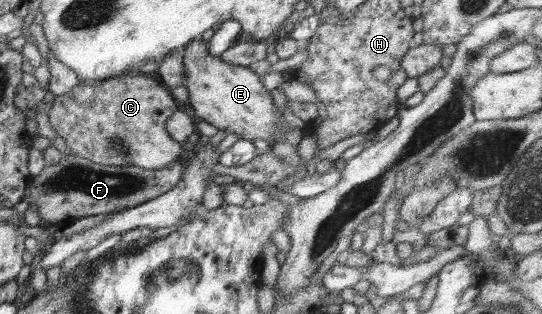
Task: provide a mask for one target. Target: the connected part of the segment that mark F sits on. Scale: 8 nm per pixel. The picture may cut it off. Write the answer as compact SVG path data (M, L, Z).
M71 152L66 154L63 165L46 168L39 176L31 177L27 185L27 199L30 208L35 206L42 224L74 221L87 216L121 212L149 202L171 190L181 181L184 169L181 158L165 168L146 170L137 166L107 166L80 158Z

